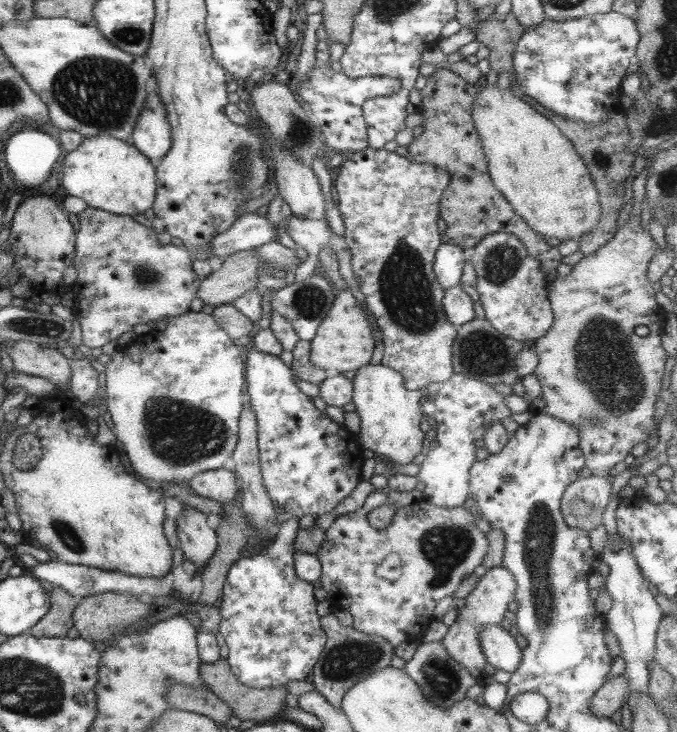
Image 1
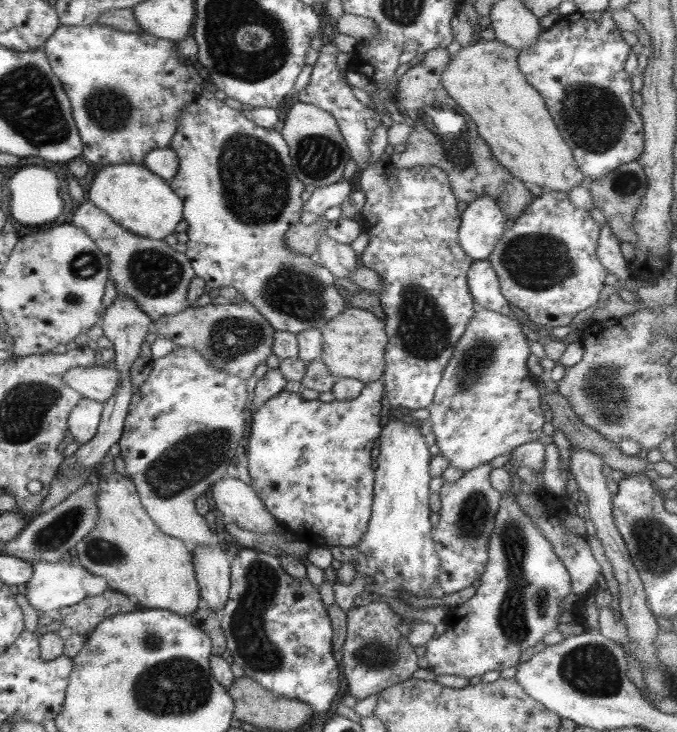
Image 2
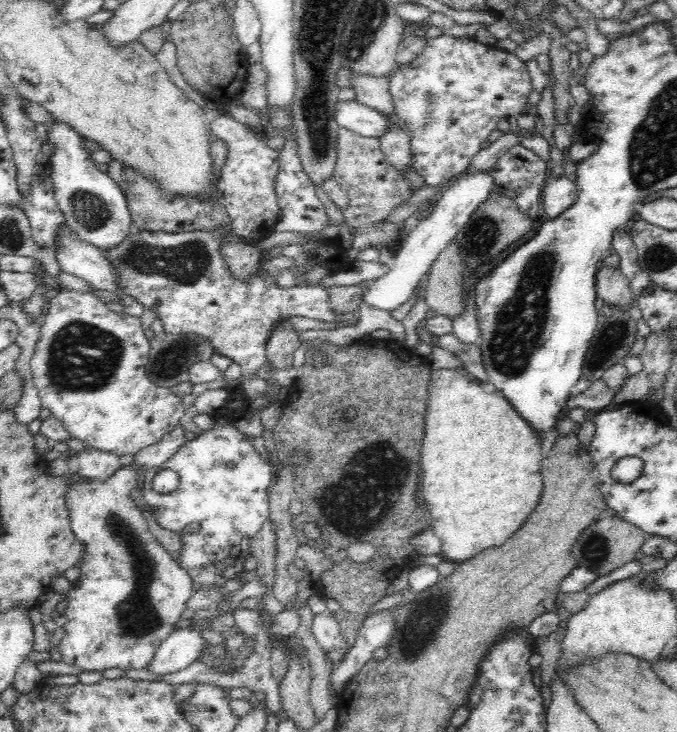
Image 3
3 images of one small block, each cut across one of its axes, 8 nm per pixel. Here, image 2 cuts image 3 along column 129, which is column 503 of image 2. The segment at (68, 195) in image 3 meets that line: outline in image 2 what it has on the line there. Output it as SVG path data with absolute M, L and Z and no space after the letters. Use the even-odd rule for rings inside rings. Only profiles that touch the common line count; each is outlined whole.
M477 197L460 214L457 242L471 262L488 258L505 226L503 211L493 197Z

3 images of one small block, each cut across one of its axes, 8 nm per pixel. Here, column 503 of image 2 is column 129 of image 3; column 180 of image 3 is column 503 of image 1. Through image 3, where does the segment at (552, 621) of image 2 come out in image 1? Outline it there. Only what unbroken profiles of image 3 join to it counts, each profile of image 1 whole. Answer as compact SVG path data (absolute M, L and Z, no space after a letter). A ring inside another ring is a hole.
M500 565L487 569L485 574L477 578L475 588L464 598L465 605L460 609L459 616L452 625L448 626L448 631L440 640L451 658L464 666L472 677L481 677L486 663L478 641L480 626L485 623L497 625L503 619L502 614L507 610L507 603L513 600L514 588L515 581L508 570Z

